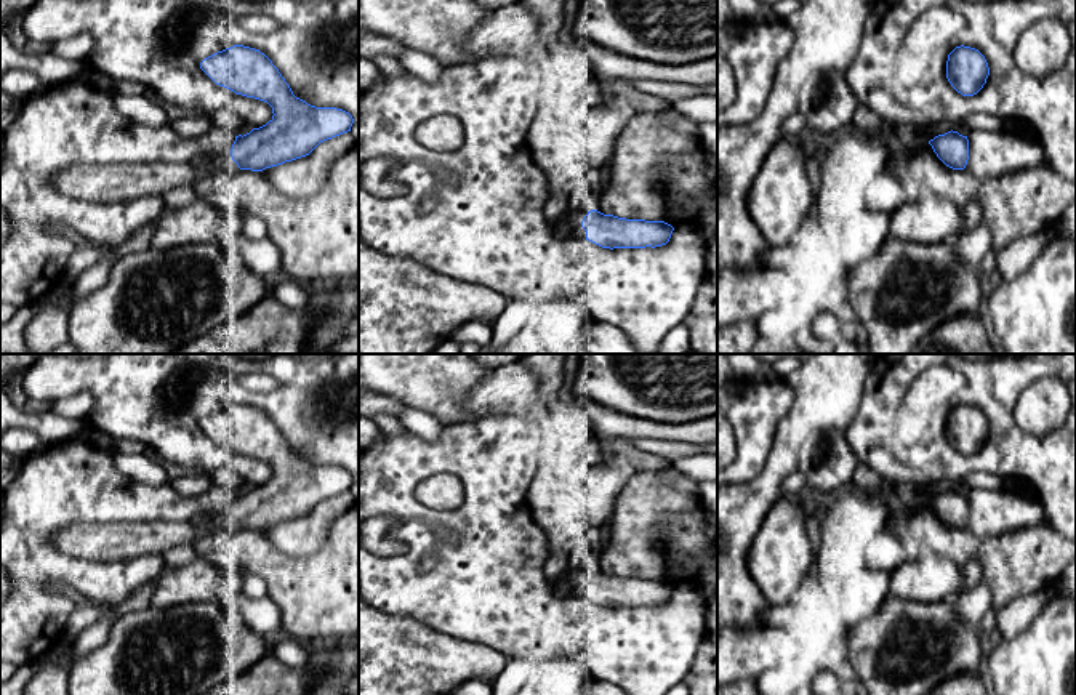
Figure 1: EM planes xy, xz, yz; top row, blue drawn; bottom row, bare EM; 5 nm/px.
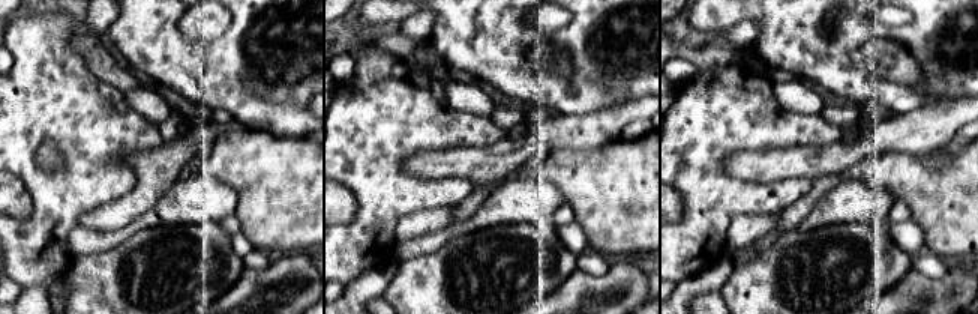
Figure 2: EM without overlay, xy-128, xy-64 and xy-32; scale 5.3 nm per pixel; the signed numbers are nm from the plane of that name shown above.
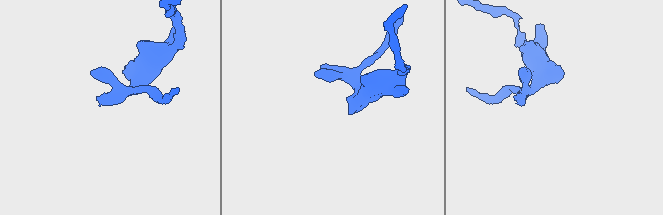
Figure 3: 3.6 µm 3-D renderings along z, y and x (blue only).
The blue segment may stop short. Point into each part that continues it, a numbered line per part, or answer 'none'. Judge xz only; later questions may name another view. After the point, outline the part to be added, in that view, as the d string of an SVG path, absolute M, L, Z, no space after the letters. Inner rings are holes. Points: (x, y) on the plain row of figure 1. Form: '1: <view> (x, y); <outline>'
1: xz (572, 578); M565 570L559 576L548 580L551 589L567 585L572 596L576 597L586 597L586 589L581 586L583 576L588 573L588 570Z

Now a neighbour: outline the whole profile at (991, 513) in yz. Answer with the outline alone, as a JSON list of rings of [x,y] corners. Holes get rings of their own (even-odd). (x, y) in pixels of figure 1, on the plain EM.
[[[998,488],[970,490],[967,528],[978,541],[1046,522],[1038,500]]]

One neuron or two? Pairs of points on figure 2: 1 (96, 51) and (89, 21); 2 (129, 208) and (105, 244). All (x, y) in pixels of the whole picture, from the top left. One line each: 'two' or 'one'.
1: two
2: two

